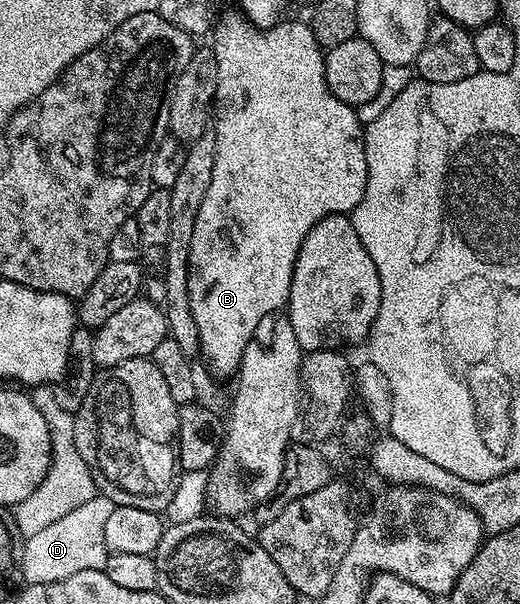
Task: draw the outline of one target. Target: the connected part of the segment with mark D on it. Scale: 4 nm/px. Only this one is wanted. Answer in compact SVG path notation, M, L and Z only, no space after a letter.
M96 495L77 510L46 526L35 536L24 541L21 566L28 585L61 582L81 570L100 570L109 555L105 546L105 521L109 519L113 505L103 496Z

